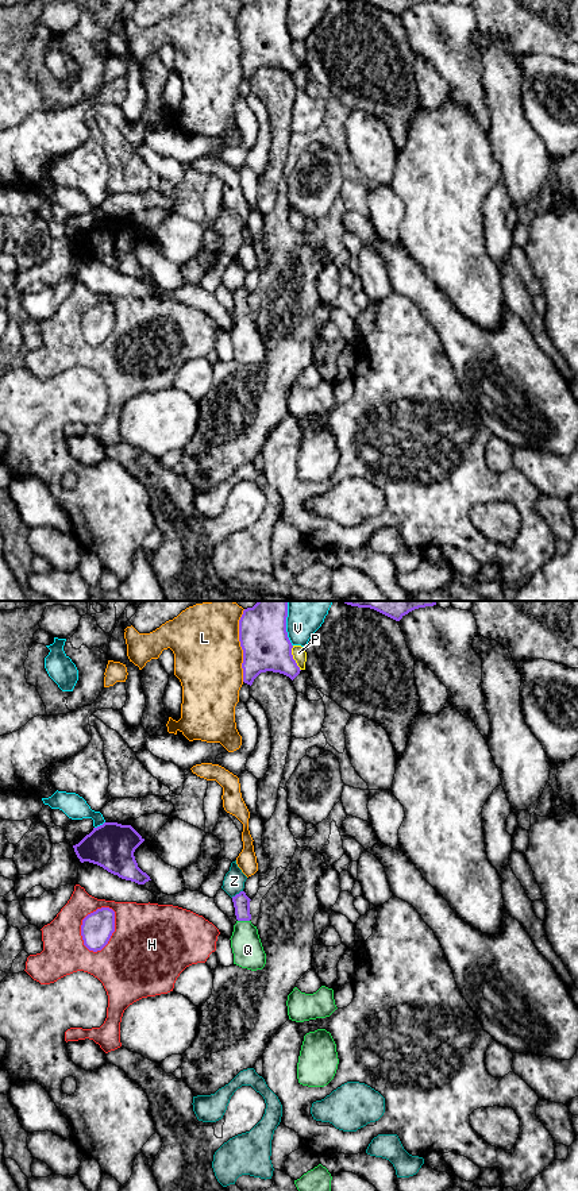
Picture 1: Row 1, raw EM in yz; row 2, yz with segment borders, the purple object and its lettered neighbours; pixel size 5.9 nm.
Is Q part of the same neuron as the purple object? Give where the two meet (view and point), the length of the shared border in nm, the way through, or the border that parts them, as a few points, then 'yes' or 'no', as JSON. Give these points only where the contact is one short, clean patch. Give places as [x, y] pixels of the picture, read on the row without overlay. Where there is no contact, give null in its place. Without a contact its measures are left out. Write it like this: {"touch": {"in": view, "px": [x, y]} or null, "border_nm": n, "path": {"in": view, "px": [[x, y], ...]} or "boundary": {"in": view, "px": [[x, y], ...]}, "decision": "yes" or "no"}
{"touch": {"in": "yz", "px": [243, 315]}, "border_nm": 70, "path": {"in": "yz", "px": [[241, 296], [243, 315], [247, 345]]}, "decision": "yes"}

